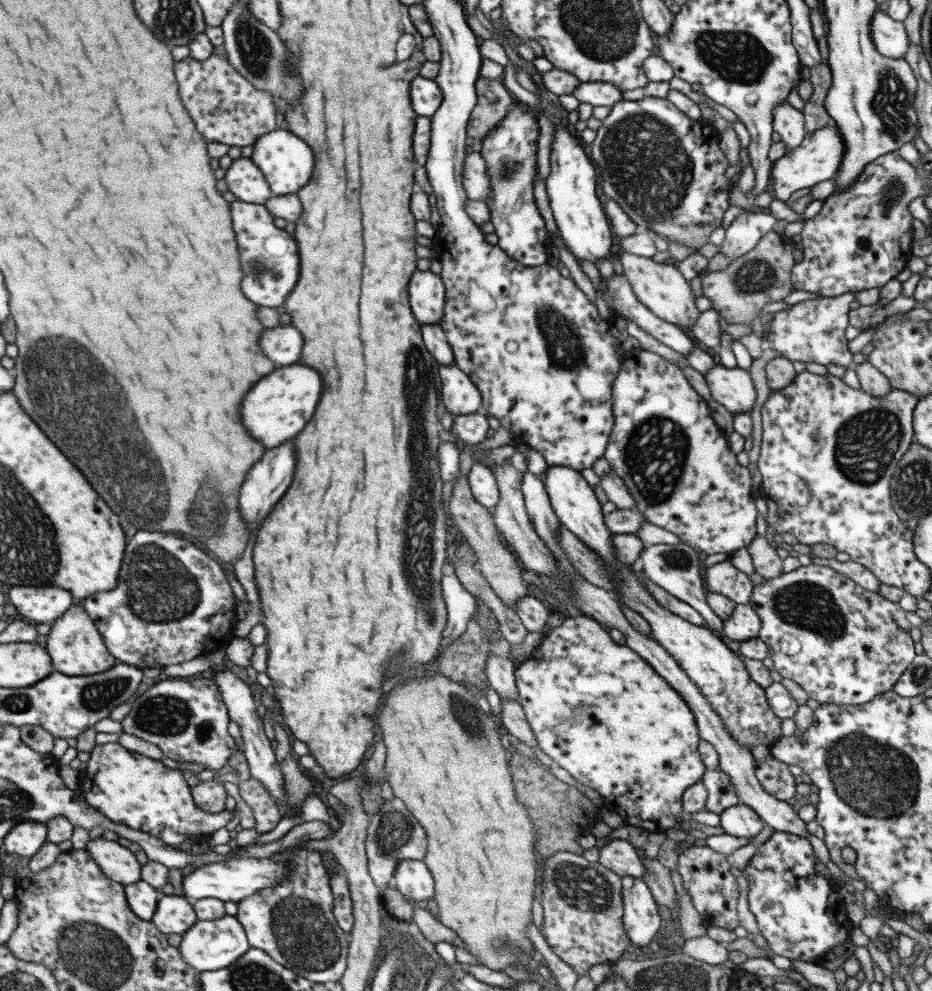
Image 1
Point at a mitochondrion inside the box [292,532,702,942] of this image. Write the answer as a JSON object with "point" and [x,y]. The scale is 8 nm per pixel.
{"point":[576,884]}

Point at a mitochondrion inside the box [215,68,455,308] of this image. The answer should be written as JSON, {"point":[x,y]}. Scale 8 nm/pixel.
{"point":[259,269]}

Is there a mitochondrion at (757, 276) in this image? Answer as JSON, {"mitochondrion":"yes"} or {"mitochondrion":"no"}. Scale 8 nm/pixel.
{"mitochondrion":"yes"}

